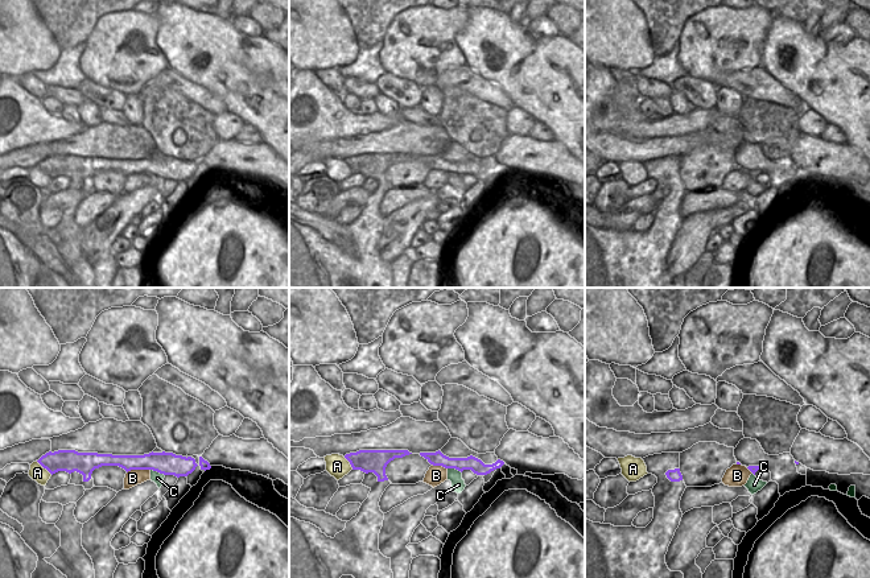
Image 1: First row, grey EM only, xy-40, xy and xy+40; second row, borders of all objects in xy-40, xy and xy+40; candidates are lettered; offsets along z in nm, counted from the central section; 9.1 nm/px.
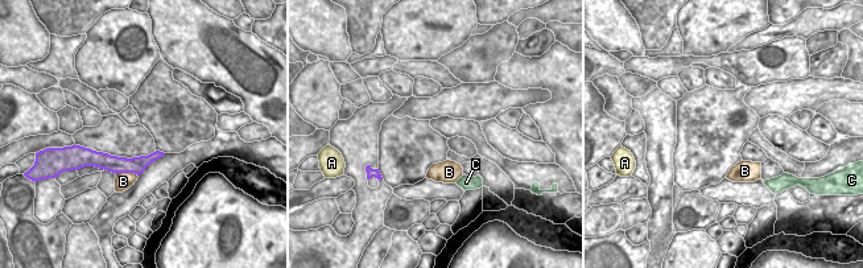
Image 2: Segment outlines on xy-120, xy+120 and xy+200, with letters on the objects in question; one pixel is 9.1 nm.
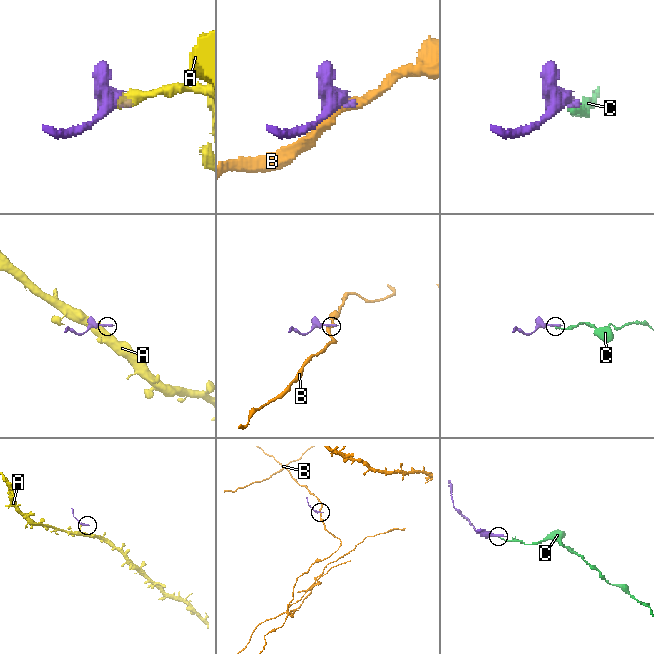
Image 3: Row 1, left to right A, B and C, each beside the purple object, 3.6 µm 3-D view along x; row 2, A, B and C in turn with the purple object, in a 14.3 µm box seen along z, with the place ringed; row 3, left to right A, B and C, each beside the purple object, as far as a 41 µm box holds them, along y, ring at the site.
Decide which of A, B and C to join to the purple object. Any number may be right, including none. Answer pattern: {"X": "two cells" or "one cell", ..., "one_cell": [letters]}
{"A": "two cells", "B": "two cells", "C": "one cell", "one_cell": ["C"]}

